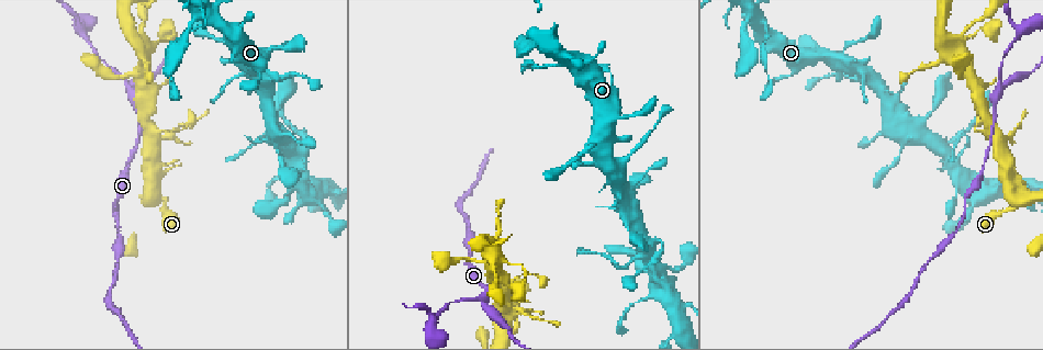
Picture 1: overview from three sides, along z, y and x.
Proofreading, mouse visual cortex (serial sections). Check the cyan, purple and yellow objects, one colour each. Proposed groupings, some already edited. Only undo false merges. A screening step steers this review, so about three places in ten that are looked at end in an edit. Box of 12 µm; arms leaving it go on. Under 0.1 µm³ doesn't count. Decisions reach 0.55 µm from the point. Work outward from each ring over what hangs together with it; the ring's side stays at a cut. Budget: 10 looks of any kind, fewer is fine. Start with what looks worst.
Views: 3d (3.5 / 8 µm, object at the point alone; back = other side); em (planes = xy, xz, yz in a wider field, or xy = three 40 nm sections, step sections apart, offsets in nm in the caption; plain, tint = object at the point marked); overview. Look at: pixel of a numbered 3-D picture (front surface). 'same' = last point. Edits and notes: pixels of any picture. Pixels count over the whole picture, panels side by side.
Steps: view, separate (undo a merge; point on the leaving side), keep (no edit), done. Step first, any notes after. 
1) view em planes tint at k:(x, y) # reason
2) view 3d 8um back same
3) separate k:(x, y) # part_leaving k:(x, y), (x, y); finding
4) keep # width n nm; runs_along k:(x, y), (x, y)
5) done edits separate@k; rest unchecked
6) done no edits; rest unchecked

view 3d 3.5um at 1:(133, 94)

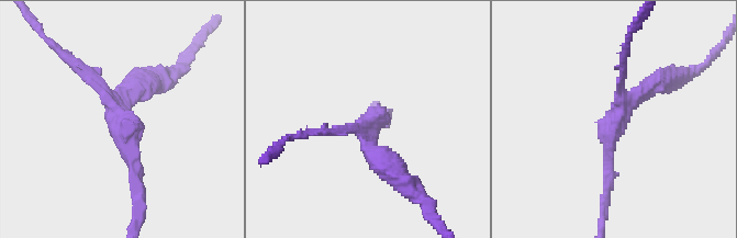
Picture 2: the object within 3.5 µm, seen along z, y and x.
view em xy step 5 tint at 2:(618, 117) # arms 3; arm_widths 150, 150, 300 nm; need the tissue

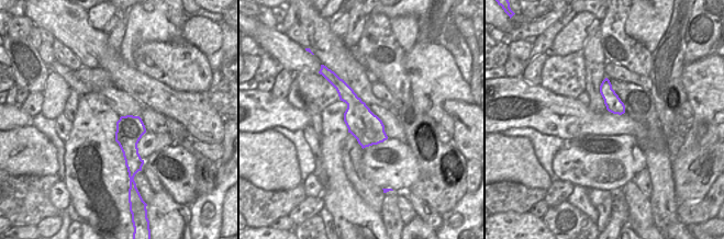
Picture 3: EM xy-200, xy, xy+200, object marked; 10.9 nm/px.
keep # runs_along 2:(140, 186), (129, 129), (71, 63); one cell here

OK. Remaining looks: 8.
view 3d 3.5um at 1:(960, 53) # thin arm on a thick one

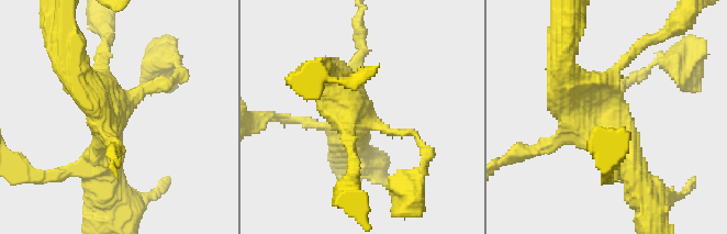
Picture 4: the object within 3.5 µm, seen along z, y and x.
view em xy step 3 tint at 4:(113, 115)

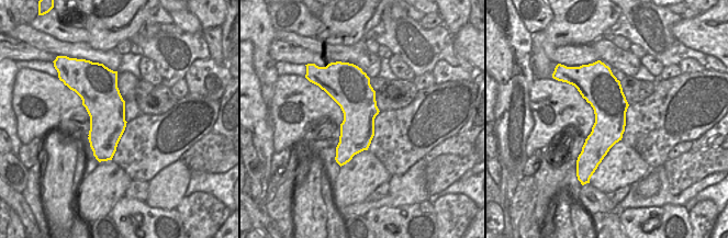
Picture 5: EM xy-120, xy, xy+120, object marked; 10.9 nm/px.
keep # runs_along 4:(636, 178), (611, 121), (562, 74); one cell here

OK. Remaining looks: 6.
view 3d 8um at 1:(294, 148) # sharp bend

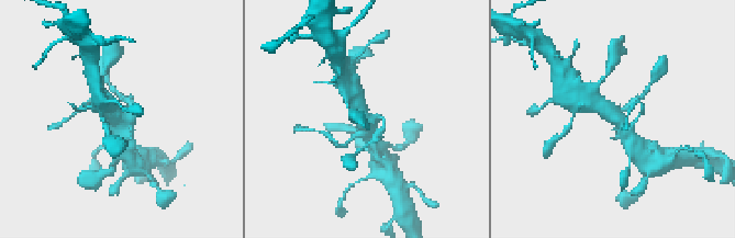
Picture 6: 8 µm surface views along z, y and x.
view 3d 3.5um at 6:(369, 122) # zoom in

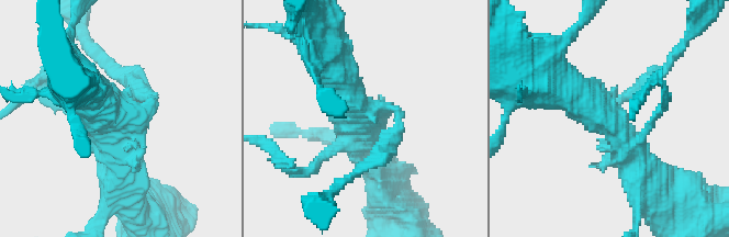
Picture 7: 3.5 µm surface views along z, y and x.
view em xy step 1 tint at 7:(359, 115) # now the EM

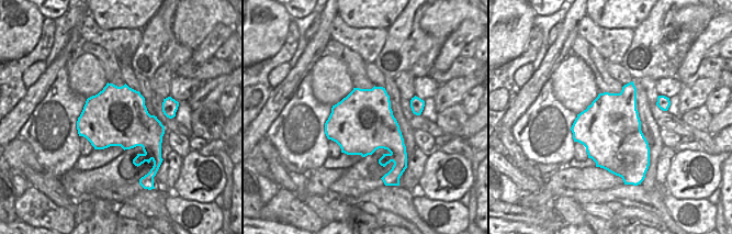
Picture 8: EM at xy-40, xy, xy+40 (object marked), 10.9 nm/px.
keep # runs_along 7:(556, 87), (612, 120), (639, 181); all the same cell

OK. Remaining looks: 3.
view 3d 3.5um at 1:(968, 205) # small branch off a trunk

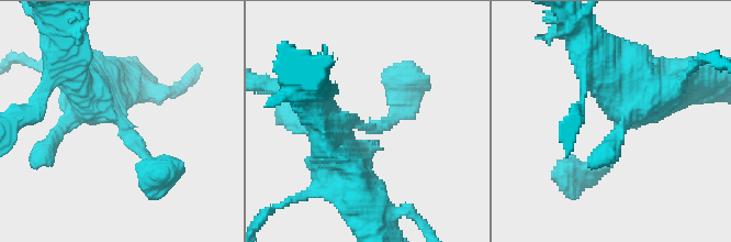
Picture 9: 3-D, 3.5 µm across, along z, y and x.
view em xy step 1 tint at 9:(117, 116)

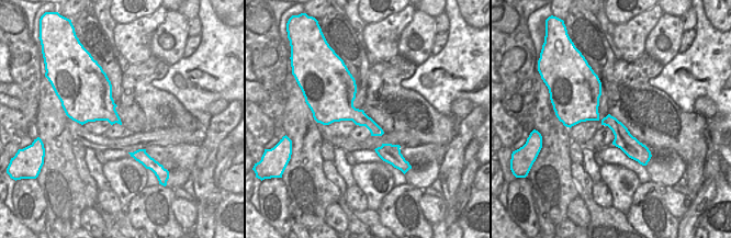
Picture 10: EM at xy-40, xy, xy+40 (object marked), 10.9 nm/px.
keep # runs_along 10:(566, 111), (609, 121), (645, 151); all the same cell

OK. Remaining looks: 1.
done no edits; rest unchecked

